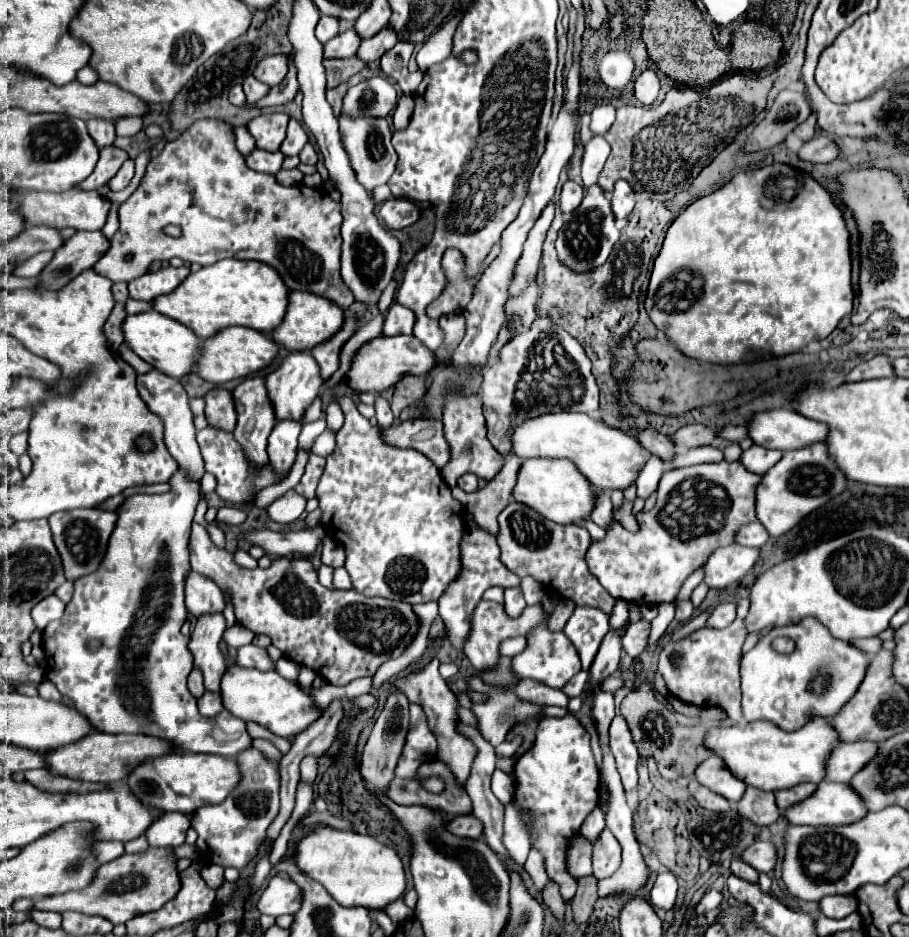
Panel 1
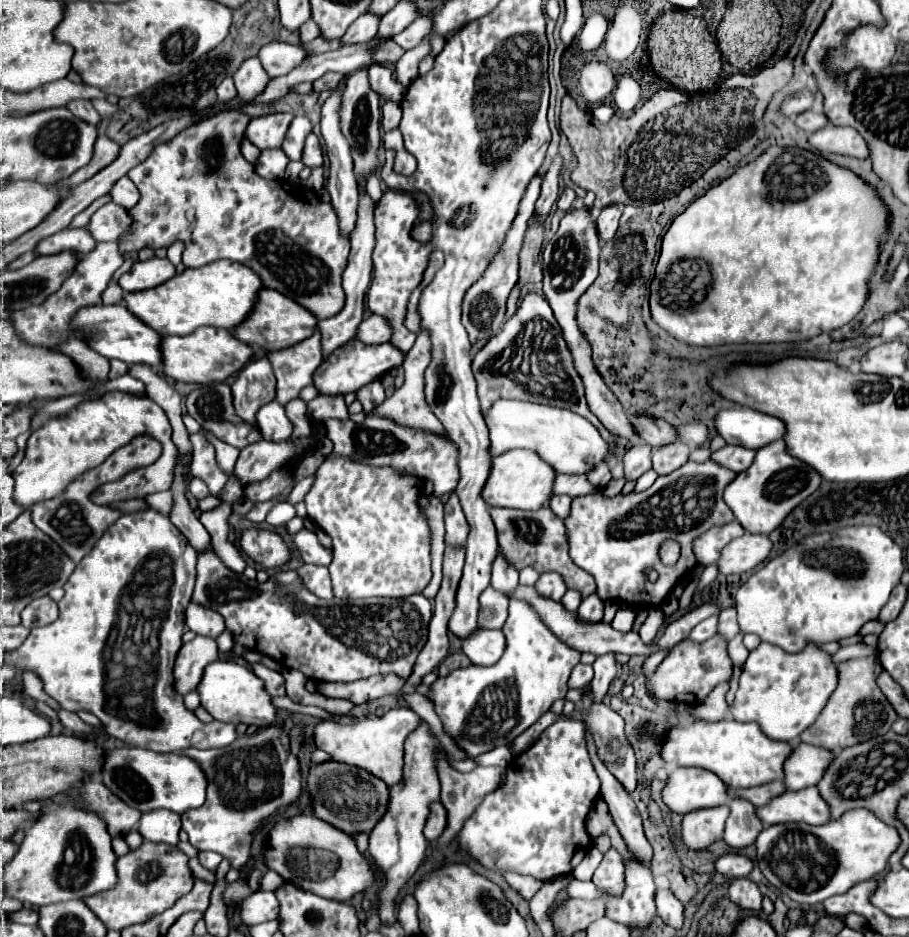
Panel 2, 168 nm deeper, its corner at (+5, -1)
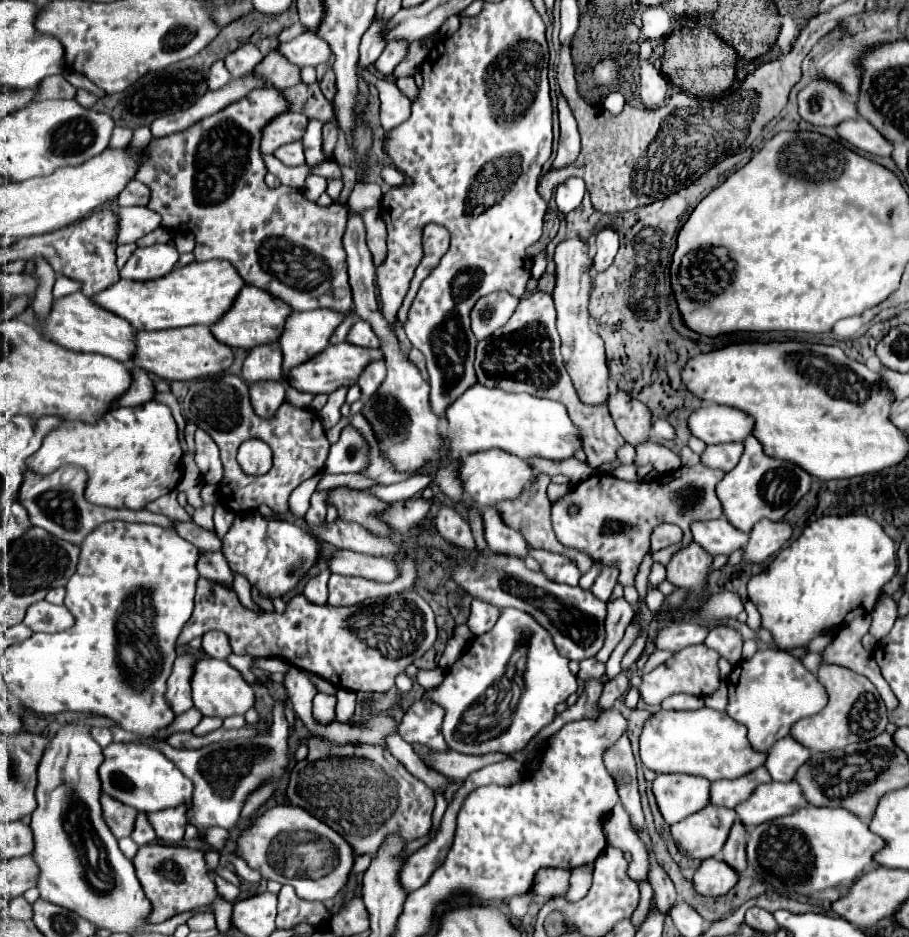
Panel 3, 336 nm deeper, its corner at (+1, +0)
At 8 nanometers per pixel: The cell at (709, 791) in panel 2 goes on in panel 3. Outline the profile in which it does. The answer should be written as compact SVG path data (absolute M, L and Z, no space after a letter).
M658 774L652 792L668 824L676 824L710 804L710 780L702 776Z

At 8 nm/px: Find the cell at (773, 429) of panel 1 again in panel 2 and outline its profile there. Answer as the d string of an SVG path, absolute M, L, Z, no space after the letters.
M748 407L718 411L714 417L714 429L728 445L742 445L748 449L758 449L784 435L780 419Z

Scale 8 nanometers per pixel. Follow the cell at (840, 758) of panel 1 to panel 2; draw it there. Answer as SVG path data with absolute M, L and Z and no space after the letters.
M794 743L792 753L784 761L784 787L786 791L798 791L802 787L810 787L822 779L822 771L826 771L826 763L830 763L830 751L822 747L814 747L808 743Z

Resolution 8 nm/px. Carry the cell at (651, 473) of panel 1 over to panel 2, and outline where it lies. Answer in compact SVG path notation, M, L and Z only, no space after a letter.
M636 443L626 455L624 455L624 475L626 479L638 479L644 471L652 469L650 467L650 447L644 443Z

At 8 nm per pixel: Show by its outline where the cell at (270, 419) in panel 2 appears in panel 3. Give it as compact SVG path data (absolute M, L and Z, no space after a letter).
M260 382L250 388L254 412L262 418L274 418L278 406L286 402L286 388L282 382Z

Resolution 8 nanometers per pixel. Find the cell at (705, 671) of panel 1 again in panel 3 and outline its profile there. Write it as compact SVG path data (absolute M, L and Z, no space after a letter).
M698 644L698 646L688 646L680 652L674 652L674 656L670 660L666 660L664 664L660 664L658 668L654 668L650 674L642 676L642 686L640 686L640 696L646 704L660 704L664 698L672 696L672 694L690 694L690 696L698 696L704 698L712 692L718 690L720 686L720 668L718 668L718 660L720 654L712 648L708 648L706 644Z

